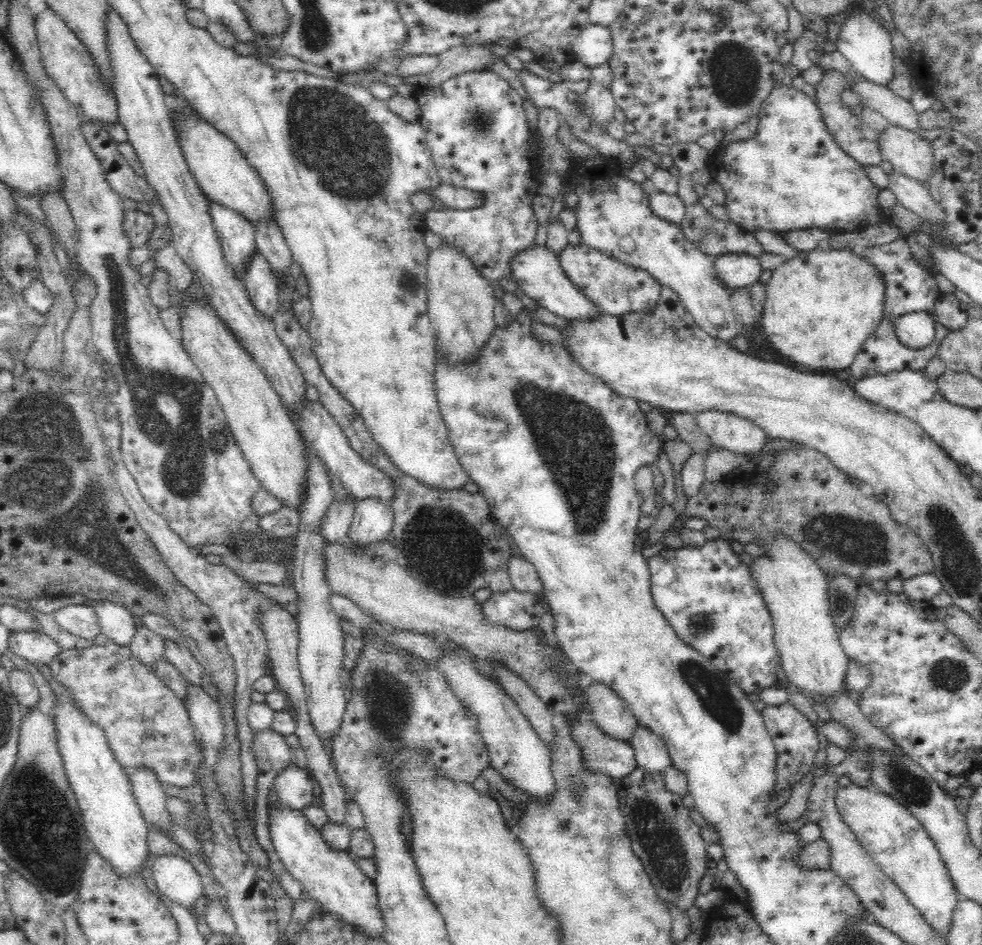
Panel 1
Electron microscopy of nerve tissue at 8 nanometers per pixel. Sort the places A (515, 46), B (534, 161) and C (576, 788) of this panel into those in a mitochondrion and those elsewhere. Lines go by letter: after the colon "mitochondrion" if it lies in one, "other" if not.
A: other
B: other
C: mitochondrion

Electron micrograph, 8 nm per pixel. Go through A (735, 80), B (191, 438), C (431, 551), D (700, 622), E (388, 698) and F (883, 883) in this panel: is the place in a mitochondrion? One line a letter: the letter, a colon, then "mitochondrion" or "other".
A: mitochondrion
B: mitochondrion
C: mitochondrion
D: mitochondrion
E: mitochondrion
F: other

